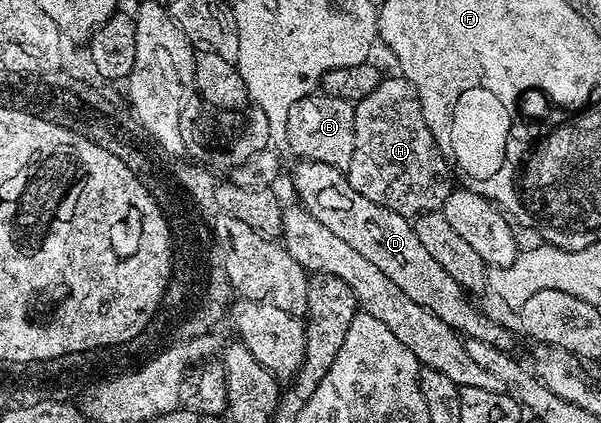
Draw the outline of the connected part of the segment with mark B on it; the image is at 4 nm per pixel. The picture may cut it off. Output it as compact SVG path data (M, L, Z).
M343 88L338 90L313 89L312 93L302 96L290 108L290 128L288 129L291 141L296 141L297 147L303 148L314 154L321 154L332 158L336 162L351 163L354 156L354 144L358 140L358 108L356 107L357 95Z

